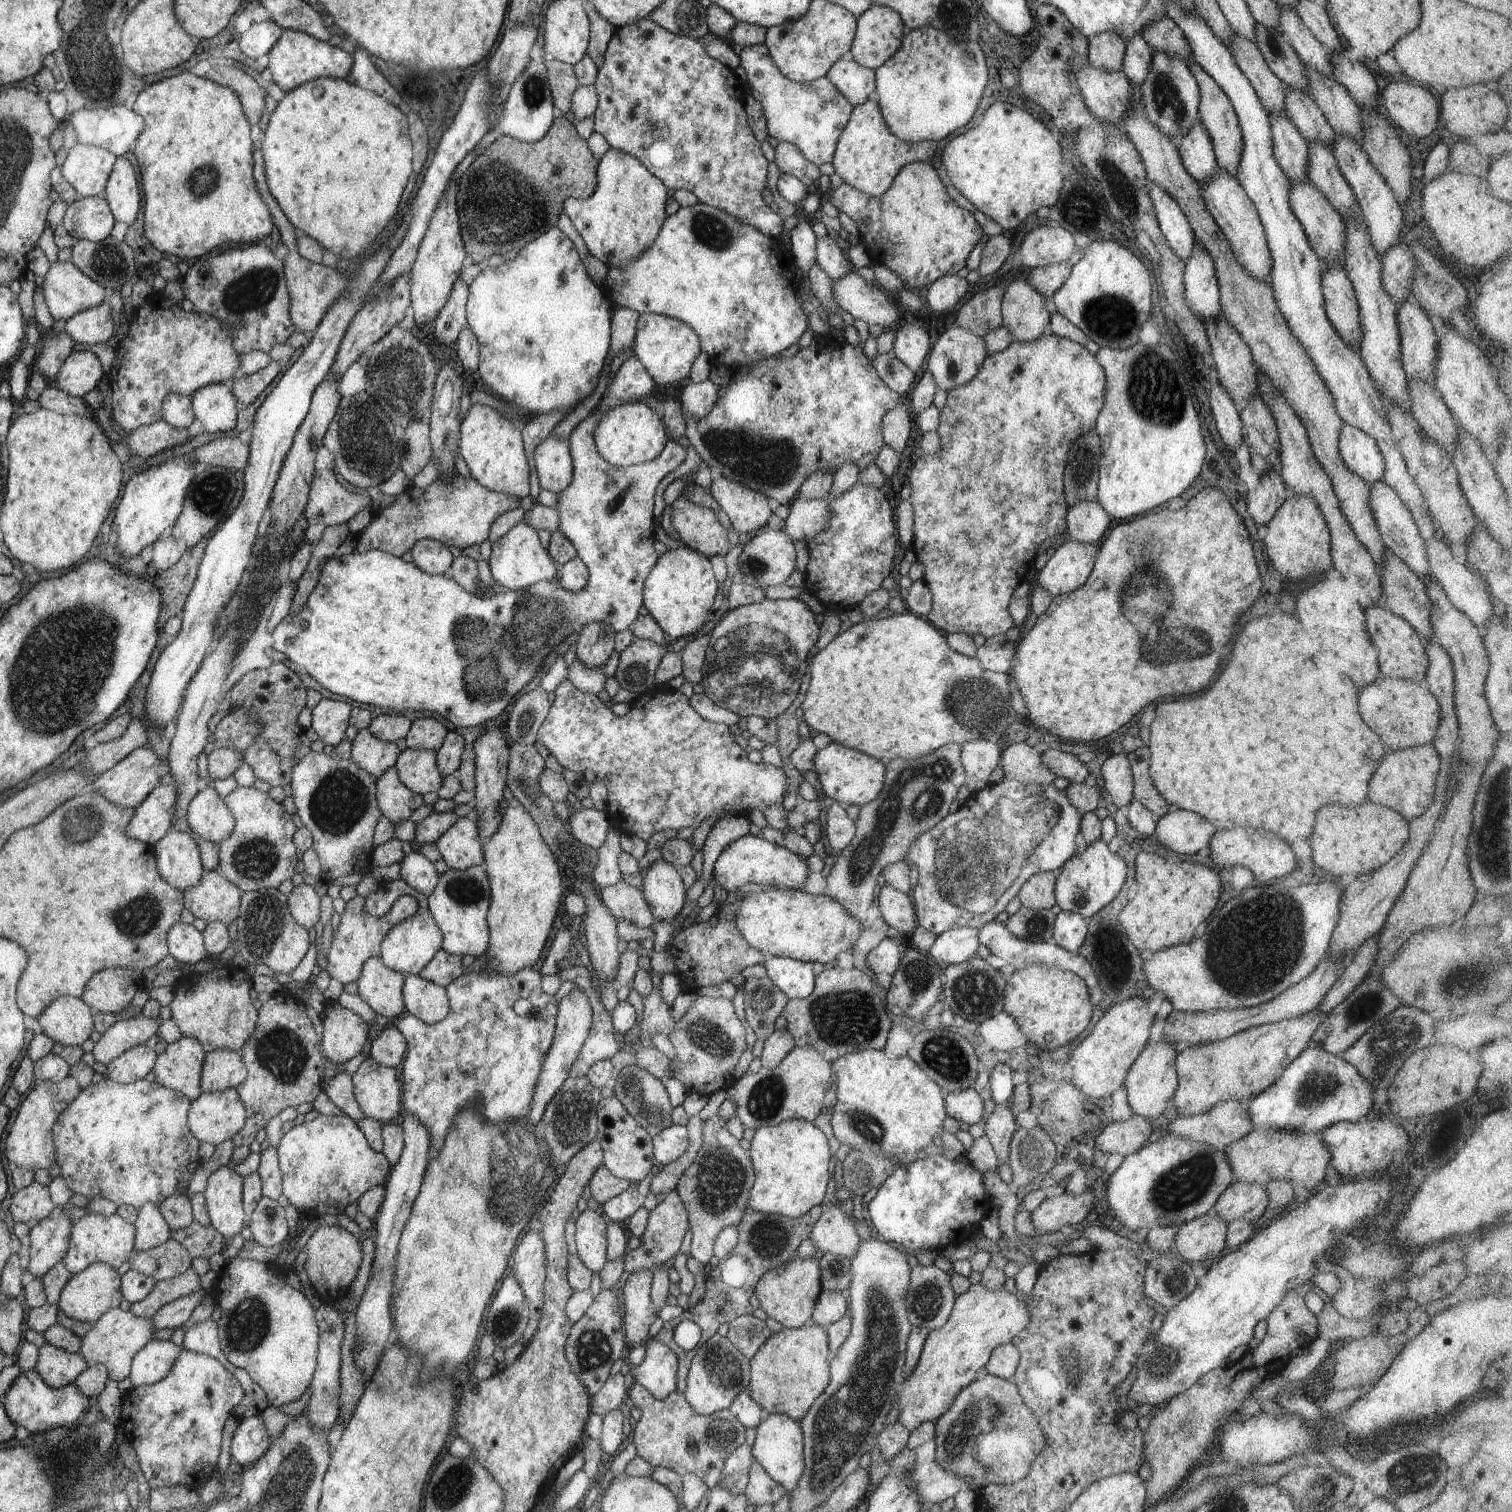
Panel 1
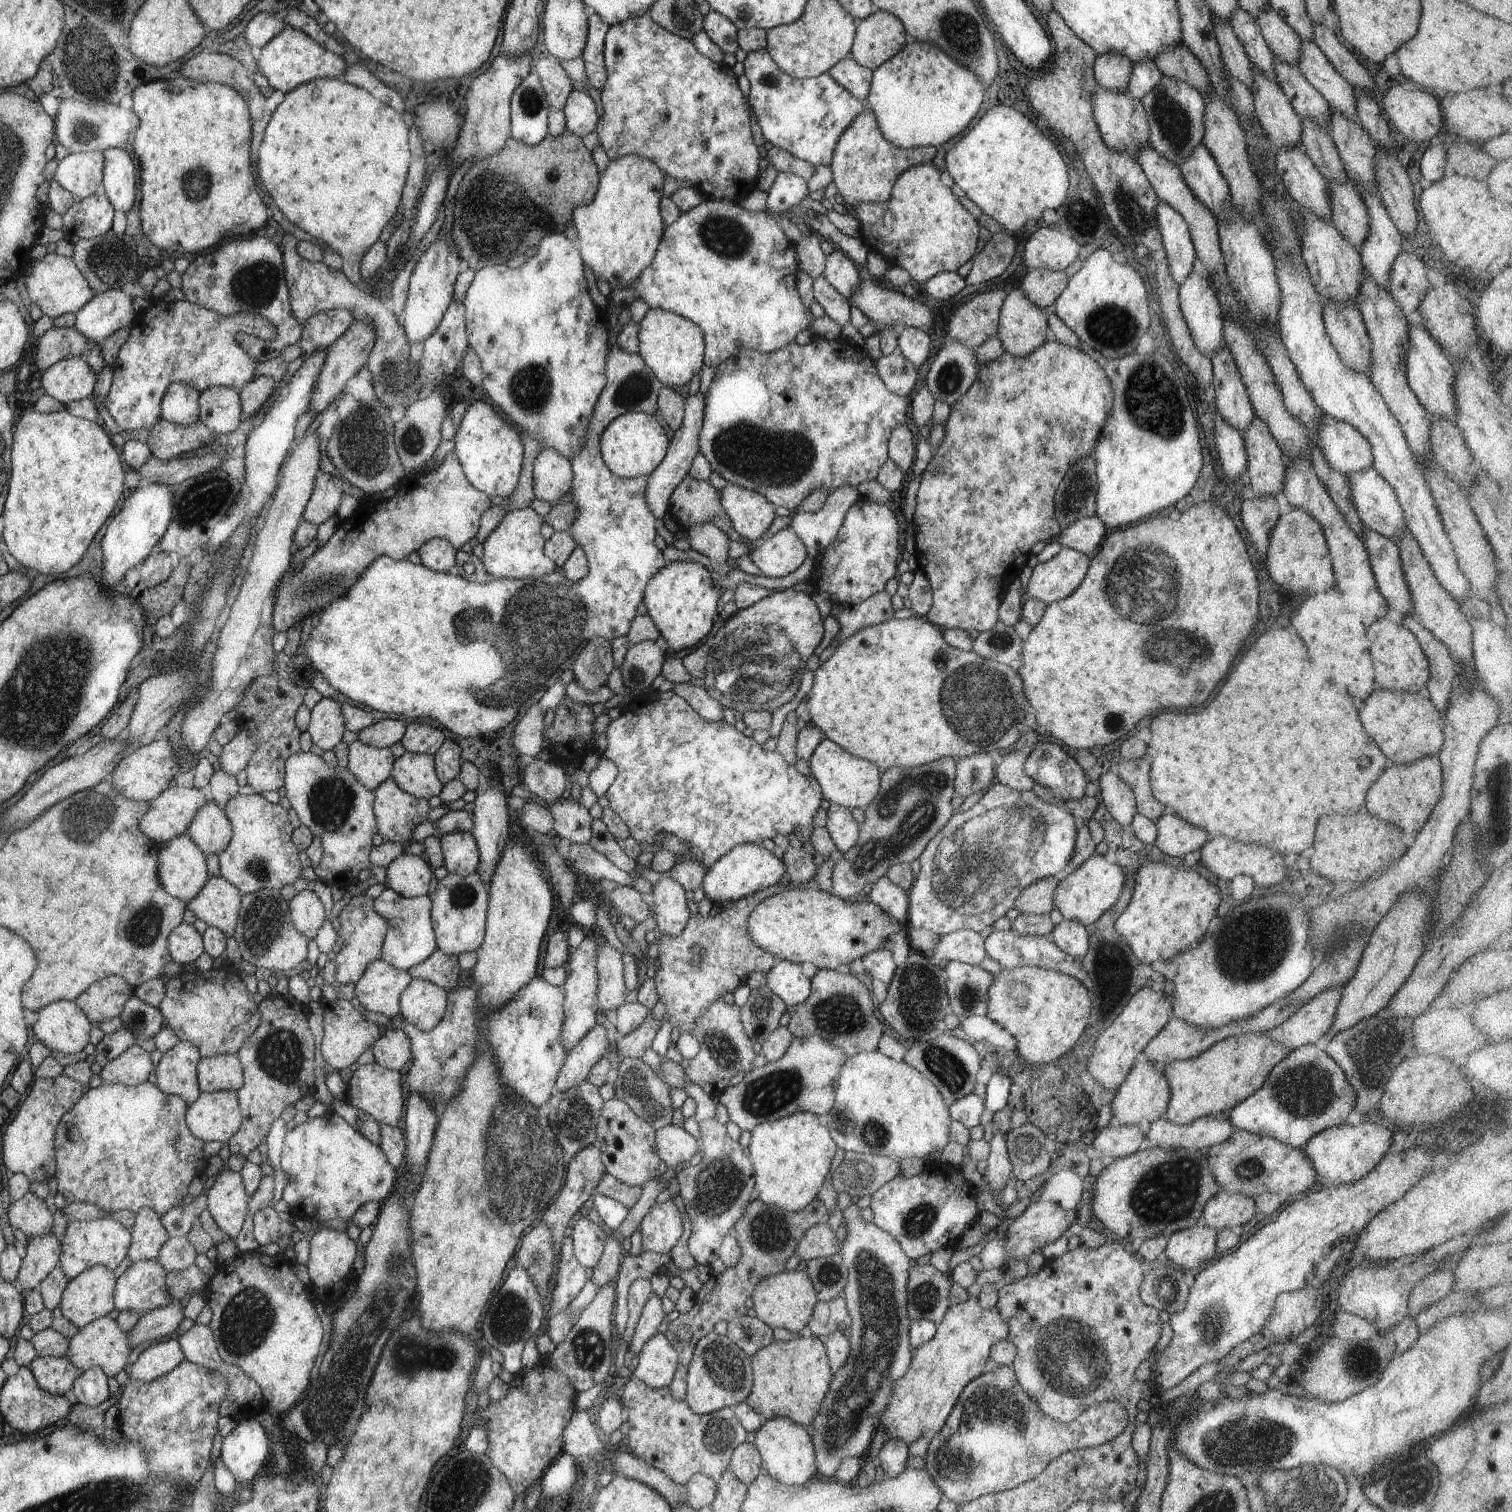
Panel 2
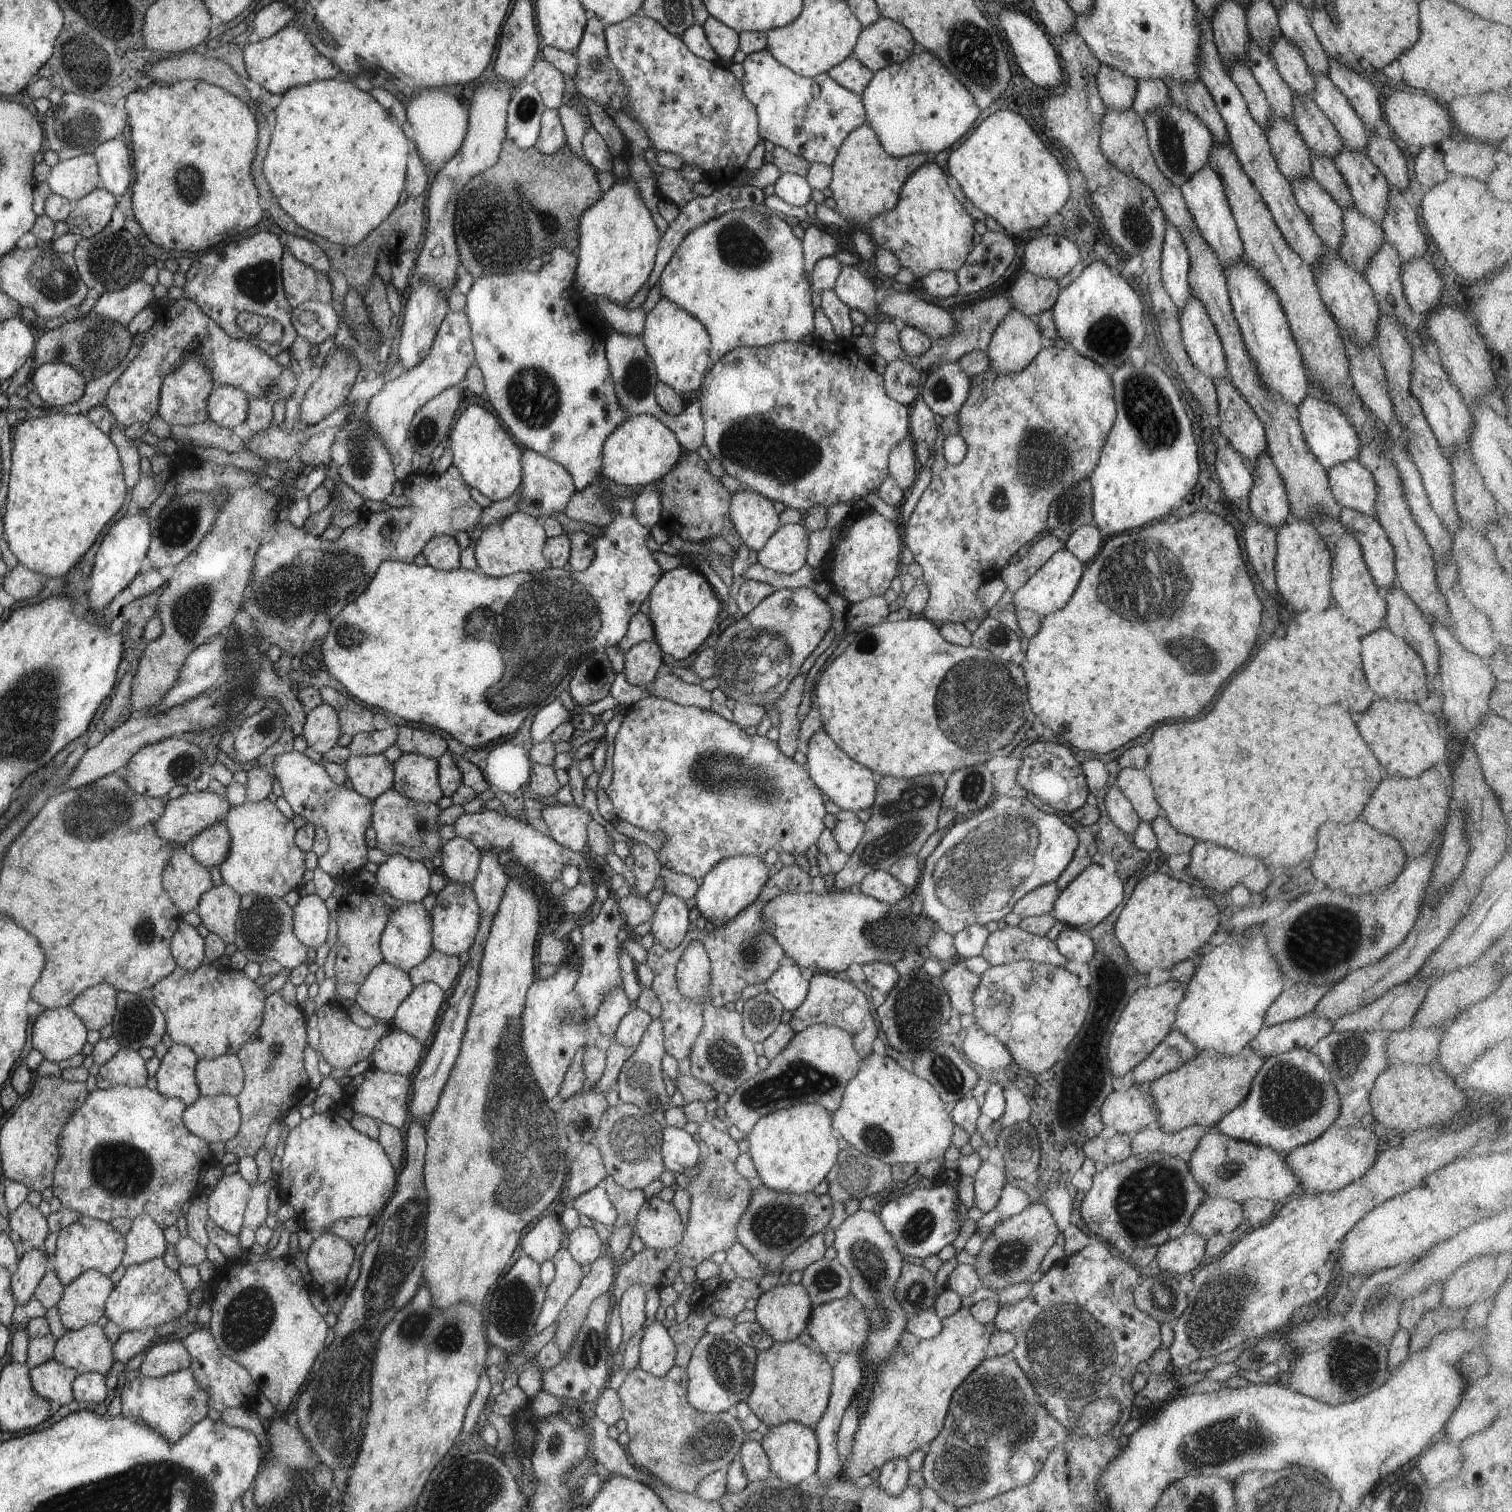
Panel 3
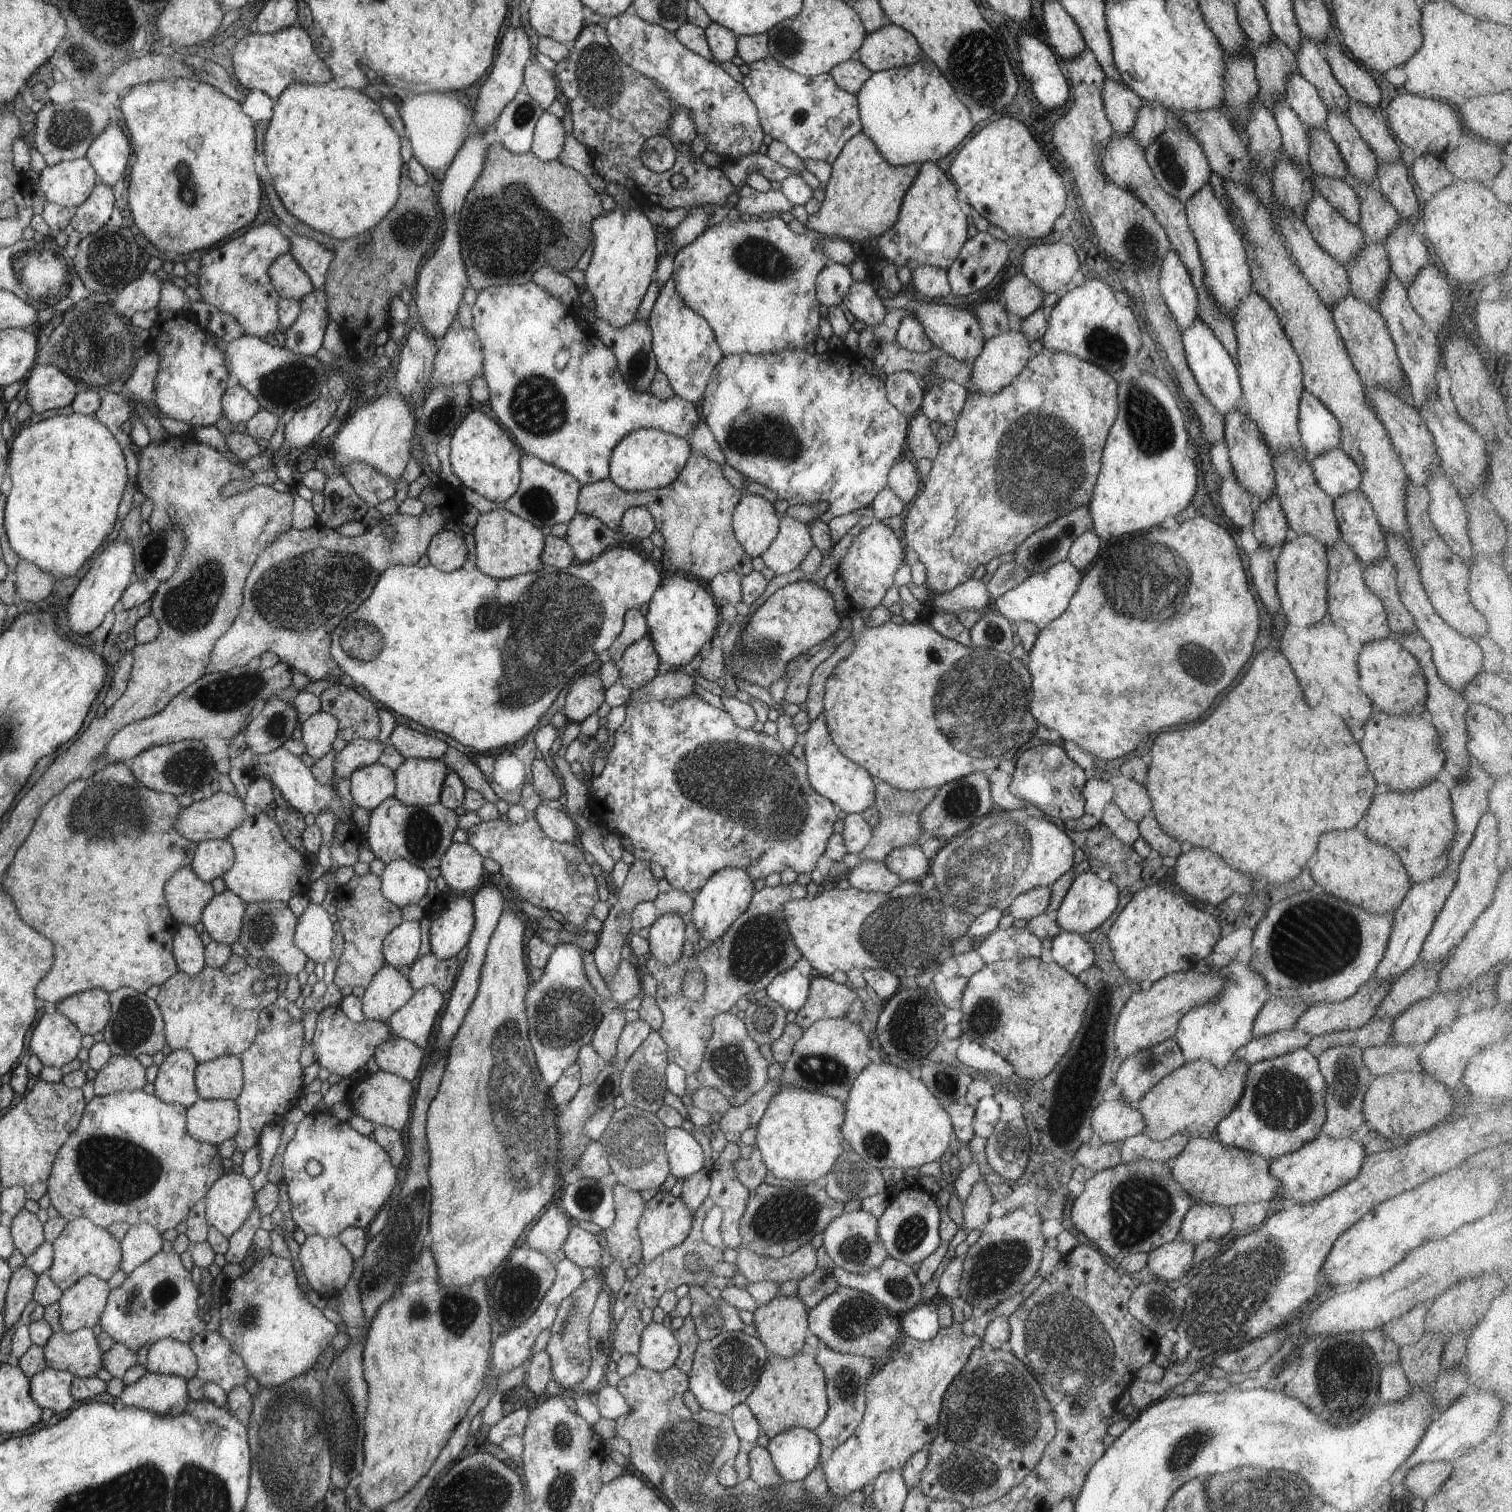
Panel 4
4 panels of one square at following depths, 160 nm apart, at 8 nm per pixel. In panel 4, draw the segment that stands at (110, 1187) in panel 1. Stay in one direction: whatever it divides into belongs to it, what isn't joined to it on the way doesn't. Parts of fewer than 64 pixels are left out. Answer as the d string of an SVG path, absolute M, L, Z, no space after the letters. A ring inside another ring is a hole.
M121 1091L107 1096L95 1096L86 1108L78 1126L78 1132L70 1136L70 1144L62 1148L58 1164L54 1164L54 1176L50 1176L48 1198L50 1205L67 1222L85 1217L101 1228L113 1223L129 1226L147 1223L158 1232L176 1229L193 1207L205 1200L207 1193L224 1174L218 1148L197 1142L186 1130L186 1108L169 1104L155 1095L143 1091Z

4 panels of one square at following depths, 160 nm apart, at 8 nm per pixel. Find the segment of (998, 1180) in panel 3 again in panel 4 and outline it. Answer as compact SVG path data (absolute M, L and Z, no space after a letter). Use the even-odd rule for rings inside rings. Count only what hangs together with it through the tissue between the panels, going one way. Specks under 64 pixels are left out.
M980 1180L976 1186L972 1188L970 1196L964 1202L964 1224L962 1229L973 1231L980 1226L984 1226L990 1219L990 1207L995 1202L994 1194L990 1192L990 1186Z

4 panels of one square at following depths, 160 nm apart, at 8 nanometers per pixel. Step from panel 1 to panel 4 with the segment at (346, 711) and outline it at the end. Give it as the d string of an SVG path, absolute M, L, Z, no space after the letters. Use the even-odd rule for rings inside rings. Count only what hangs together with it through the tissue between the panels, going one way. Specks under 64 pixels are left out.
M318 712L300 725L301 741L306 753L315 761L332 753L332 744L338 738L339 723L332 714Z

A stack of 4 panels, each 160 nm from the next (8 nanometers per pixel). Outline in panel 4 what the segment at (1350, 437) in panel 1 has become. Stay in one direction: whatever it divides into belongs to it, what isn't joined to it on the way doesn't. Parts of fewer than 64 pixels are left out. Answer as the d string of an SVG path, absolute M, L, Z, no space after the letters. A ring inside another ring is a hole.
M1304 389L1300 398L1298 430L1306 456L1311 461L1342 444L1342 430L1334 414Z

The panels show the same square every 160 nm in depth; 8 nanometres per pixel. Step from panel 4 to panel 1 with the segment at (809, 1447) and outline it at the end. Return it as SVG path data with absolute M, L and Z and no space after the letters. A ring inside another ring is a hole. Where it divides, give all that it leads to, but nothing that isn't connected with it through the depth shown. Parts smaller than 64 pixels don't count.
M782 1413L769 1414L757 1427L757 1435L751 1446L754 1462L779 1482L788 1492L794 1490L805 1469L803 1453L803 1432L798 1421Z

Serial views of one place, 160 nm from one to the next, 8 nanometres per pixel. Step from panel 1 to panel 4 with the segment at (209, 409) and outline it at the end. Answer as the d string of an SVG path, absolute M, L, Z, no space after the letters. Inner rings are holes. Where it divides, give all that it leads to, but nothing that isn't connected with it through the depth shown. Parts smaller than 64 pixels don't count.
M233 382L222 396L222 416L234 425L248 423L248 420L253 419L261 410L261 404L258 404L257 398L248 389Z

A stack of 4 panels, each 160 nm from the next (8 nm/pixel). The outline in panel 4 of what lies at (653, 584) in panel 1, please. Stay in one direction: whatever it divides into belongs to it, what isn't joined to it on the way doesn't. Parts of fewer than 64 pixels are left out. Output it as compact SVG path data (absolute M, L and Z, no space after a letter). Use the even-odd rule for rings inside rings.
M670 573L667 575L648 604L645 620L649 629L648 636L652 638L661 662L675 668L690 663L706 642L716 642L719 615L714 596L705 583L684 576L669 576Z

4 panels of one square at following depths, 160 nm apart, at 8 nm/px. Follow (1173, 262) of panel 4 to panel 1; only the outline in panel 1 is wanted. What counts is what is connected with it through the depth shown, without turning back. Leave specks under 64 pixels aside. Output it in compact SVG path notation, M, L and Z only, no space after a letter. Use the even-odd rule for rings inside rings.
M1149 182L1149 195L1156 218L1172 252L1185 264L1194 250L1195 236L1192 227L1178 203L1157 184Z

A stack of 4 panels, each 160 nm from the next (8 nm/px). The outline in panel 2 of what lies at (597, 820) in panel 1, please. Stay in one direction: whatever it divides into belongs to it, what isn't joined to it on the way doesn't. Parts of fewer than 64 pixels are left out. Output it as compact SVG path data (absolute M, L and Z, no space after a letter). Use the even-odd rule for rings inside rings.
M562 799L547 806L553 818L553 829L557 836L583 845L592 836L593 818L578 801Z

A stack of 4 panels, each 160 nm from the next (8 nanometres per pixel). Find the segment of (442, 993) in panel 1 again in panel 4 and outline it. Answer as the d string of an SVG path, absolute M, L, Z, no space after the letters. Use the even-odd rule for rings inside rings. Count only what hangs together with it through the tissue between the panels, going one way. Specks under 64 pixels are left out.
M431 985L420 988L417 995L386 1022L393 1029L394 1036L426 1048L434 1030L434 1022L444 1004L444 996L440 991Z

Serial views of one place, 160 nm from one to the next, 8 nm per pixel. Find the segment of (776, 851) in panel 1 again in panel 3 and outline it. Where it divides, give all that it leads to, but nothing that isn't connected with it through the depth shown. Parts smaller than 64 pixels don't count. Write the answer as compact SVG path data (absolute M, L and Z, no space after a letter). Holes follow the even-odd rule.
M738 855L722 859L701 880L694 900L698 912L715 926L730 922L741 910L758 898L763 884L772 871L764 865L763 858L752 855Z

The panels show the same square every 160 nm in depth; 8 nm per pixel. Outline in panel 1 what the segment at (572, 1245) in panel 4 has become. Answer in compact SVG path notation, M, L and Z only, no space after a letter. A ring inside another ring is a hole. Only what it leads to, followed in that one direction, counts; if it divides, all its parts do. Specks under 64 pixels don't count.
M586 1209L576 1220L577 1253L582 1264L592 1272L599 1272L606 1264L609 1223L608 1218L600 1210Z

